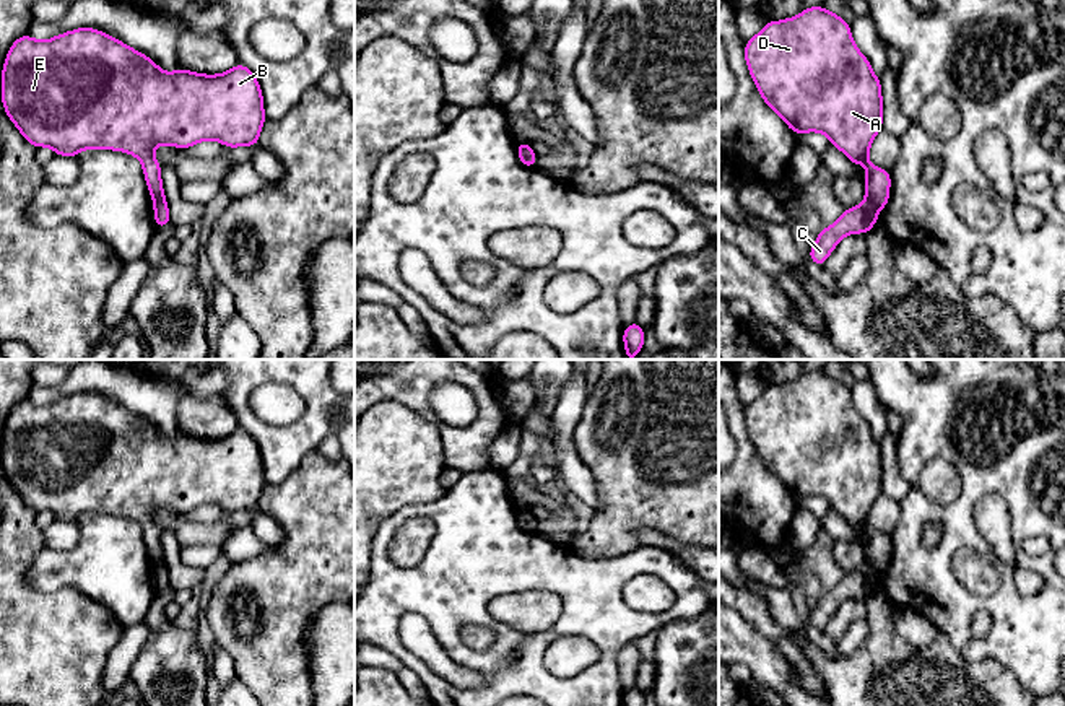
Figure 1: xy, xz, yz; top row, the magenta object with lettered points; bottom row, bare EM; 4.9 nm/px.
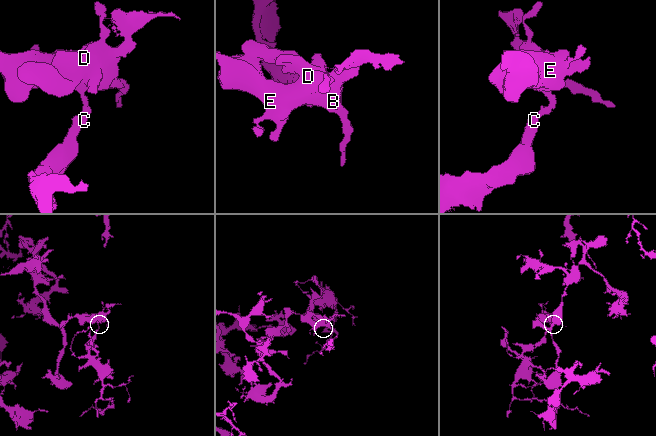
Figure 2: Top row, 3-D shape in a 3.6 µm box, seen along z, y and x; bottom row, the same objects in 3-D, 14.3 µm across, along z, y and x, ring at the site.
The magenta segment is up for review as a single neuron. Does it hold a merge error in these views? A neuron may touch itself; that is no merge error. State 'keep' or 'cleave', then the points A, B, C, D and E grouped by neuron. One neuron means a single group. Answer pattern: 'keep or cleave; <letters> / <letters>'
cleave; A B D E / C

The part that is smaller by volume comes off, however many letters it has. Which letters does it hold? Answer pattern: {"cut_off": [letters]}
{"cut_off": ["C"]}

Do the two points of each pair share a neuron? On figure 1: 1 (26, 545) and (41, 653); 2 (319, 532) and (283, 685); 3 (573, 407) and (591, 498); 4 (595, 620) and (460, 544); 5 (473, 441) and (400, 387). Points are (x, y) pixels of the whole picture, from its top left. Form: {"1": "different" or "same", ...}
{"1": "same", "2": "same", "3": "same", "4": "same", "5": "same"}

